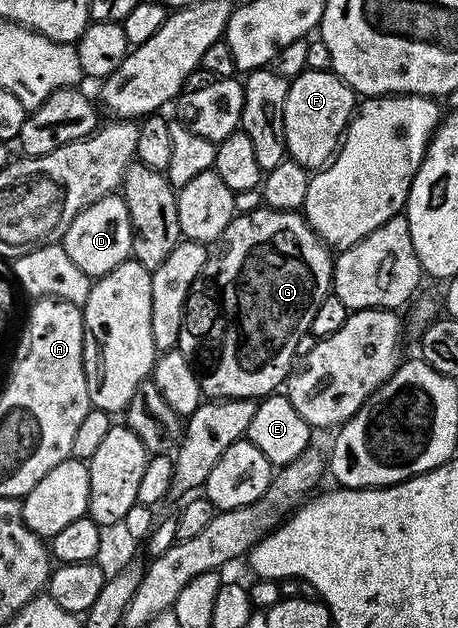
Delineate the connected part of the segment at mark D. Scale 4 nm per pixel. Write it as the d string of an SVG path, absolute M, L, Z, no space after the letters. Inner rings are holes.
M113 194L86 205L74 218L74 222L70 222L62 245L79 270L91 278L99 278L131 257L132 238L132 223L124 197Z

